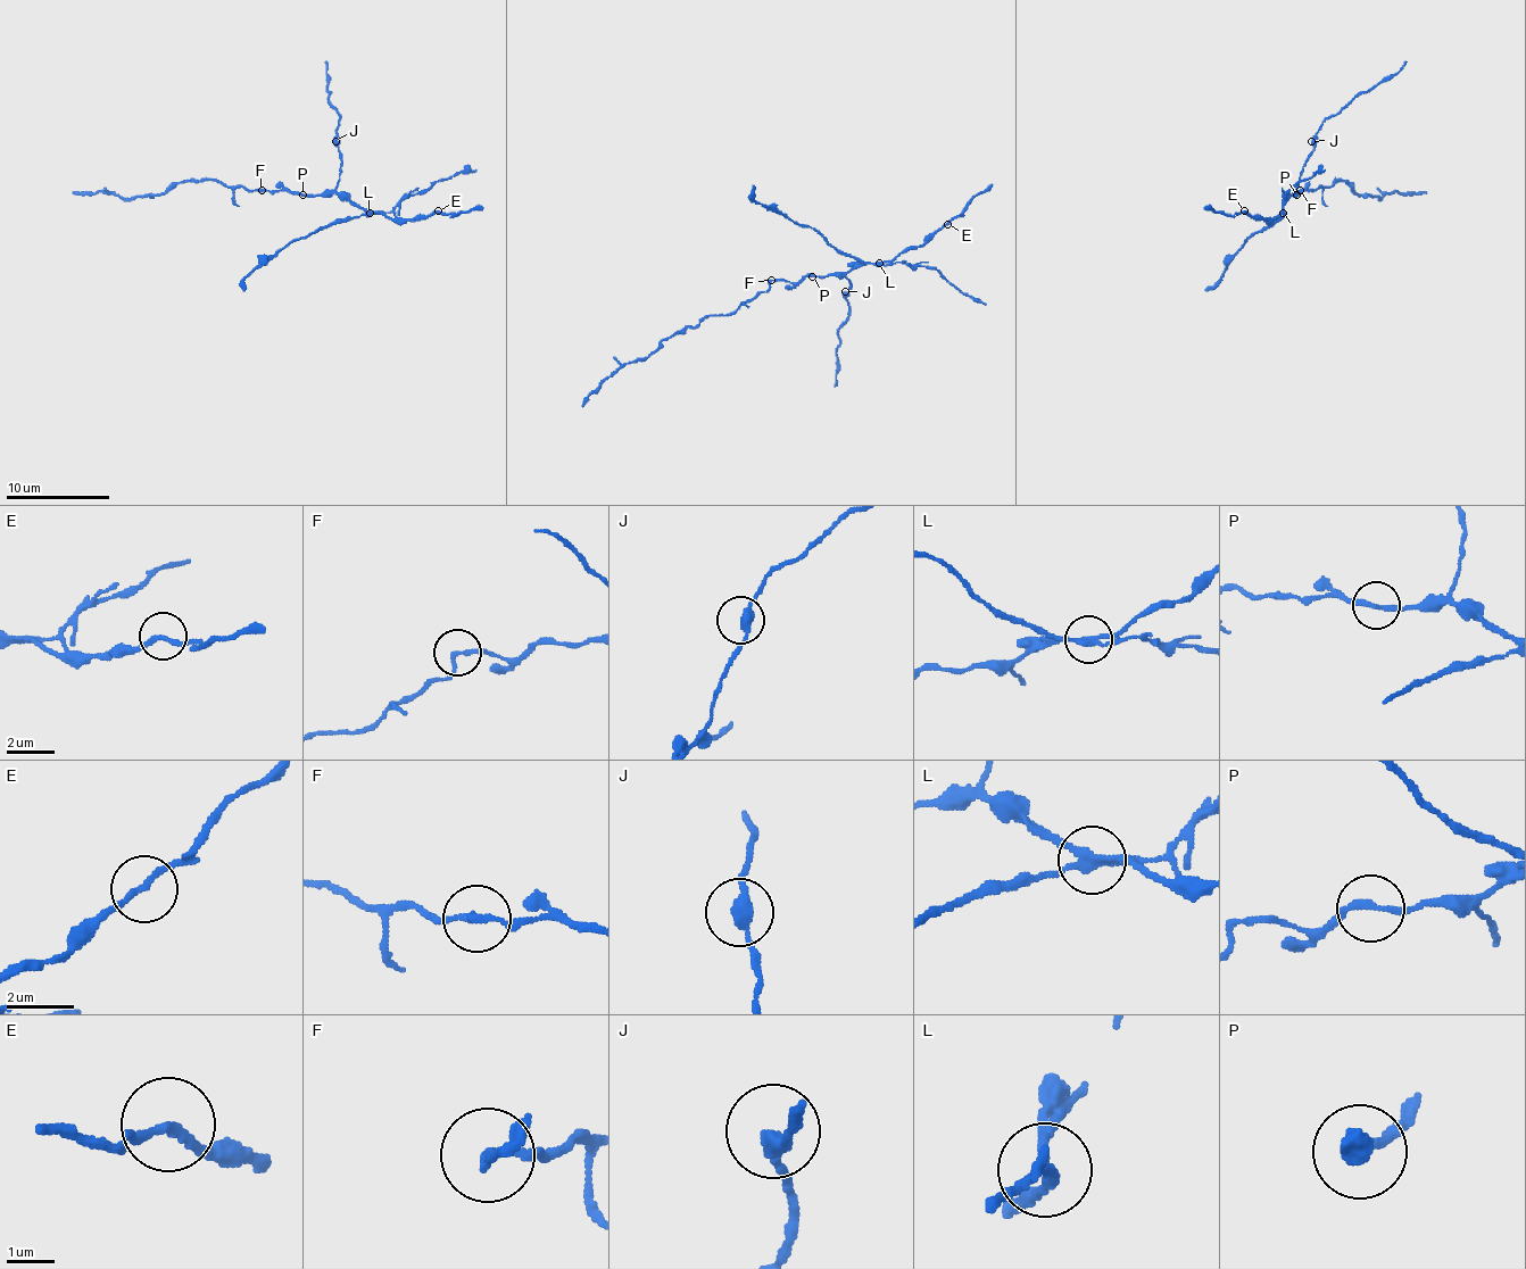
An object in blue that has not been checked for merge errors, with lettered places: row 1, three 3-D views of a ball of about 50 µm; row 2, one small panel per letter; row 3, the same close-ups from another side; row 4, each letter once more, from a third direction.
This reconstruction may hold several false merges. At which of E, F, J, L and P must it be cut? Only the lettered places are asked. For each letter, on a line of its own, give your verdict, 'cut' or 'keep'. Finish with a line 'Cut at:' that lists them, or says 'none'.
E: keep
F: cut
J: keep
L: cut
P: keep
Cut at: F, L

